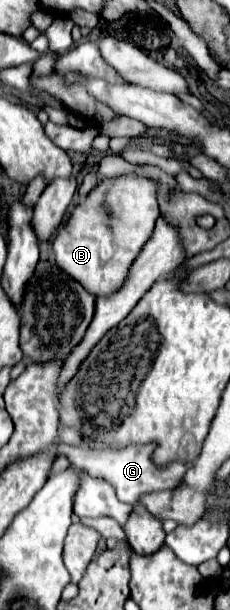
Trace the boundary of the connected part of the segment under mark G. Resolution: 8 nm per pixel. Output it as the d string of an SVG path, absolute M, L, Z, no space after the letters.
M63 444L59 448L61 454L65 454L75 466L85 468L91 476L107 480L115 492L117 498L125 504L135 504L143 494L151 494L151 492L161 492L167 488L177 488L183 482L183 476L187 472L187 464L183 462L169 462L165 466L159 466L153 462L153 450L157 448L157 444L145 444L145 446L125 446L119 450L91 450L87 446L69 446Z

